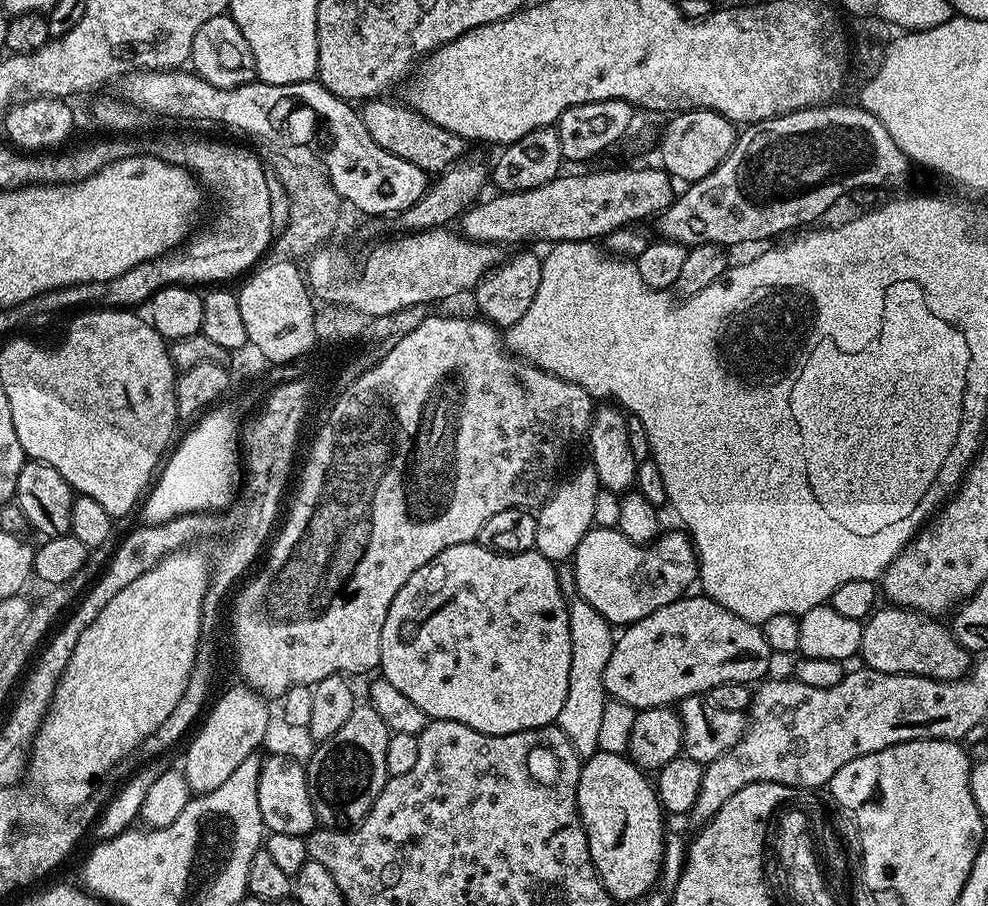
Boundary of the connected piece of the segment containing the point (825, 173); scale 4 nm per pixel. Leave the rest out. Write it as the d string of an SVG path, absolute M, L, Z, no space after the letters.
M829 102L819 106L810 108L799 108L793 112L787 112L781 116L775 116L769 120L763 120L757 124L747 125L737 135L736 145L730 150L730 154L721 162L714 171L706 174L706 178L691 181L687 185L688 188L684 193L677 195L670 207L661 212L655 221L656 228L661 237L666 240L677 240L679 244L691 246L694 244L722 244L731 246L731 244L752 244L755 240L768 240L771 236L780 236L783 232L795 233L797 230L807 229L809 226L815 225L819 216L824 216L836 203L839 202L840 196L847 197L856 188L875 188L883 190L883 188L896 188L899 184L904 184L908 180L908 168L910 169L910 161L908 156L902 150L898 150L898 142L894 142L894 138L890 138L890 130L886 130L886 126L882 126L882 122L875 116L873 112L866 109L848 104L840 104L841 102Z

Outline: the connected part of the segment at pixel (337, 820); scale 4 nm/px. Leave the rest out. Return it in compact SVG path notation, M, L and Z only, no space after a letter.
M364 702L332 737L315 745L312 757L306 760L306 775L316 819L323 827L347 830L366 818L388 781L386 742L389 735L382 714Z

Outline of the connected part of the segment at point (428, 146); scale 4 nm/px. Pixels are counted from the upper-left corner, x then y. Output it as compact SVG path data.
M388 98L369 99L365 103L368 105L359 109L366 130L370 130L370 138L374 138L374 142L378 142L382 150L390 150L390 154L398 154L398 158L406 158L406 162L414 162L414 166L429 174L444 172L457 160L463 160L469 155L469 141L434 122L425 120L422 114L418 114L403 103L391 104L384 99Z

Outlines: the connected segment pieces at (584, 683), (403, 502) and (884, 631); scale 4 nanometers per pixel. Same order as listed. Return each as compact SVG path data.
M576 598L568 605L568 621L570 622L570 686L566 694L566 702L562 702L562 710L558 710L555 727L570 738L570 746L582 758L592 756L600 751L598 733L602 730L602 710L606 693L604 675L606 662L610 662L610 654L616 645L613 625L609 624L590 602Z
M429 314L417 328L406 334L406 338L402 338L402 342L398 342L398 346L394 346L394 350L387 352L375 366L367 368L353 384L339 393L340 397L333 402L324 425L317 430L312 449L304 460L304 469L300 472L300 485L296 488L292 509L288 517L283 517L267 549L268 561L264 569L241 590L232 608L232 644L236 647L236 668L244 679L241 681L247 687L256 689L261 696L280 698L291 686L311 686L324 676L347 674L352 677L360 676L363 672L375 673L384 651L382 626L386 626L390 602L394 602L398 590L410 582L410 574L414 574L414 570L422 570L426 562L438 558L438 554L442 554L442 550L450 550L450 546L473 543L479 537L486 518L491 518L493 514L511 508L539 509L558 483L560 463L564 460L568 443L571 440L583 441L587 437L594 411L592 395L574 382L566 382L535 364L517 358L508 351L501 329L489 320L475 319Z
M880 606L863 621L862 642L858 653L863 667L873 668L886 674L900 672L903 676L929 676L931 680L959 680L970 671L970 653L957 642L947 627L939 624L939 619L922 618L921 613L911 608Z

